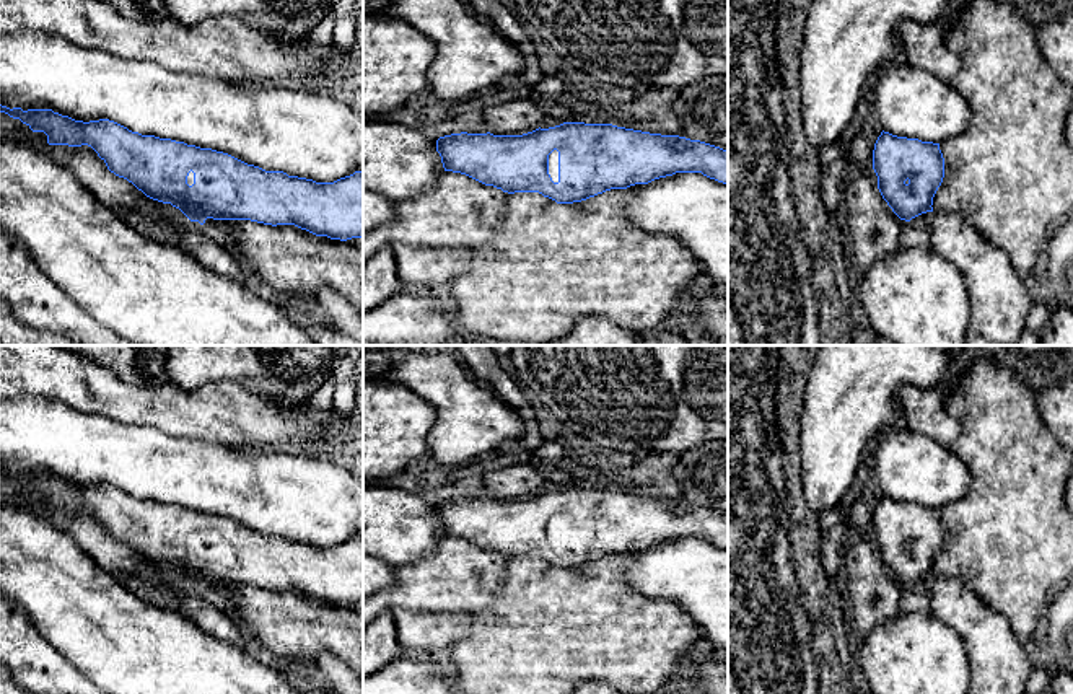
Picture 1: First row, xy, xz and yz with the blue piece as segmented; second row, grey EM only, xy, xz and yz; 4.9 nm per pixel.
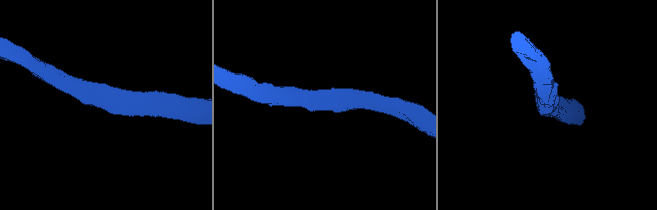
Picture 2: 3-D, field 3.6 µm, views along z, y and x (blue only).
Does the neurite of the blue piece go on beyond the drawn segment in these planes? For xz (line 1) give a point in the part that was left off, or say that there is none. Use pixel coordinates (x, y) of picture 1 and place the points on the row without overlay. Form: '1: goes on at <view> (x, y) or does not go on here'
1: goes on at xz (554, 522)

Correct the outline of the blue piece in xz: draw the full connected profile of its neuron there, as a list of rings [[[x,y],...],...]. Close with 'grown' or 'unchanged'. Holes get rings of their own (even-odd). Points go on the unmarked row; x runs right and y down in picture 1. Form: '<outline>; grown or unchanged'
[[[563,487],[523,500],[451,499],[436,505],[445,536],[466,539],[503,557],[539,557],[557,569],[581,567],[611,554],[648,549],[676,538],[702,538],[728,549],[728,515],[679,500],[612,489]]]; grown

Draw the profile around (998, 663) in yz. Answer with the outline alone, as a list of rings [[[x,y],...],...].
[[[933,577],[928,595],[930,613],[949,626],[966,647],[970,694],[1026,694],[1036,660],[1029,647],[1018,640],[1008,619],[959,578]]]

